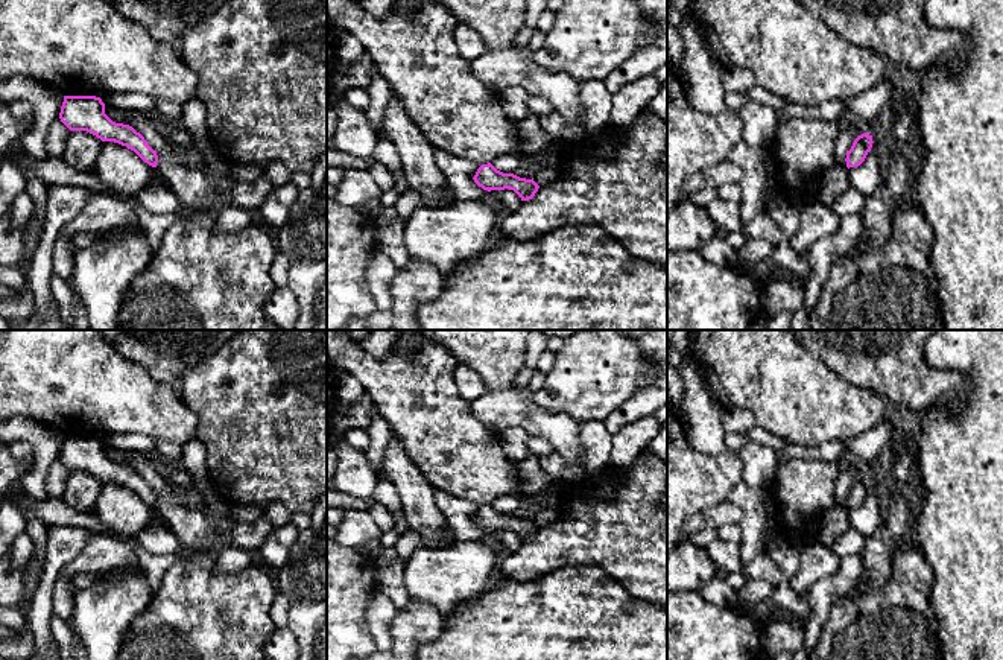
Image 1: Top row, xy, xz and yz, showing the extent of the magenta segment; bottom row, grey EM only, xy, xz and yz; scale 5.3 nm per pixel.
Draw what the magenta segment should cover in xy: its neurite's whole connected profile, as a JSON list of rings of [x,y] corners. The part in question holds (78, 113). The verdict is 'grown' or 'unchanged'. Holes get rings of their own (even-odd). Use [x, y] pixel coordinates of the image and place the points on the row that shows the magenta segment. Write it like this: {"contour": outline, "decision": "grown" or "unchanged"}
{"contour": [[[64,96],[61,122],[70,131],[87,131],[102,141],[114,141],[134,151],[144,163],[157,167],[158,155],[132,126],[115,123],[105,114],[105,103],[96,96]]], "decision": "unchanged"}

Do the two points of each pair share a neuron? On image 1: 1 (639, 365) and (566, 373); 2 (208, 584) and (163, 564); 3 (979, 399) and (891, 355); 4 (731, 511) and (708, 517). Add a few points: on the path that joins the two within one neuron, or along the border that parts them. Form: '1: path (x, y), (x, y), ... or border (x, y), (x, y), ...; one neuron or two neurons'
1: path (620, 368), (598, 368), (593, 373), (584, 373); one neuron
2: border (186, 552), (166, 572), (154, 593); two neurons
3: border (936, 368), (964, 373), (967, 376), (965, 393); two neurons
4: path (725, 513), (715, 517); one neuron

